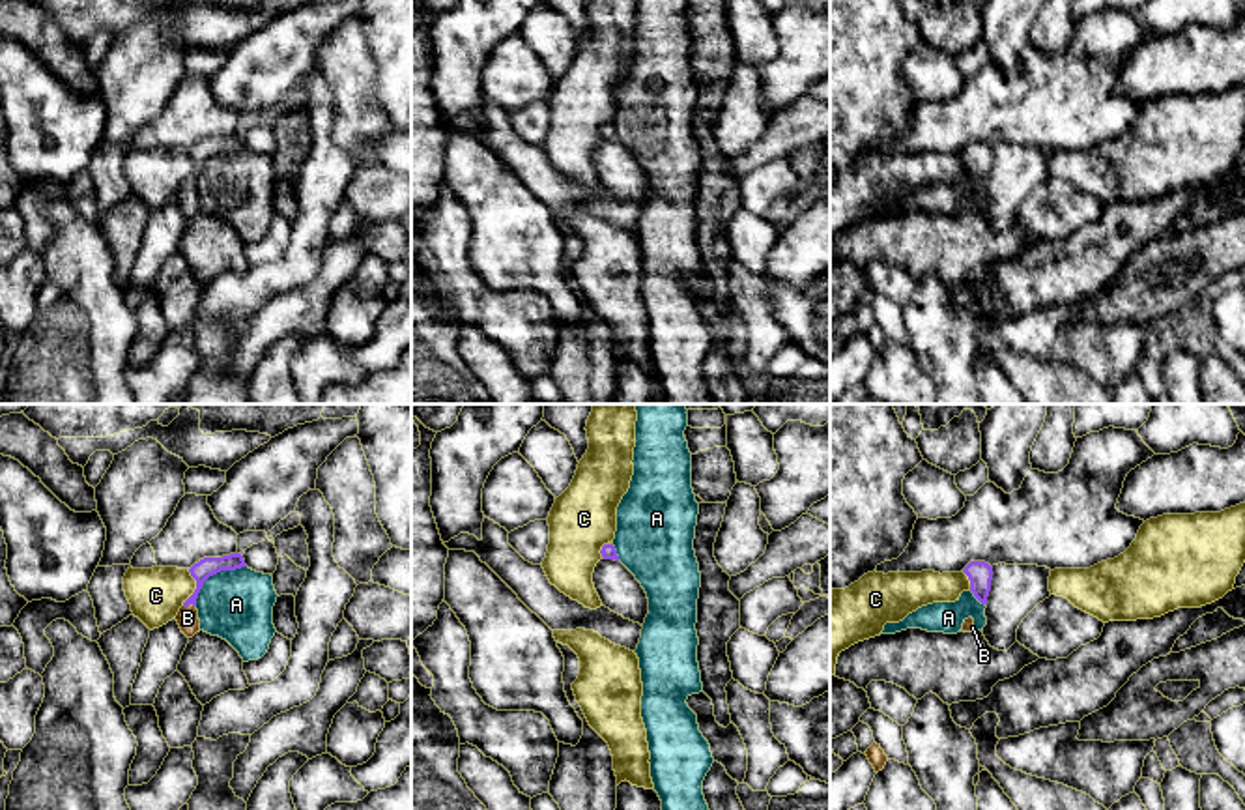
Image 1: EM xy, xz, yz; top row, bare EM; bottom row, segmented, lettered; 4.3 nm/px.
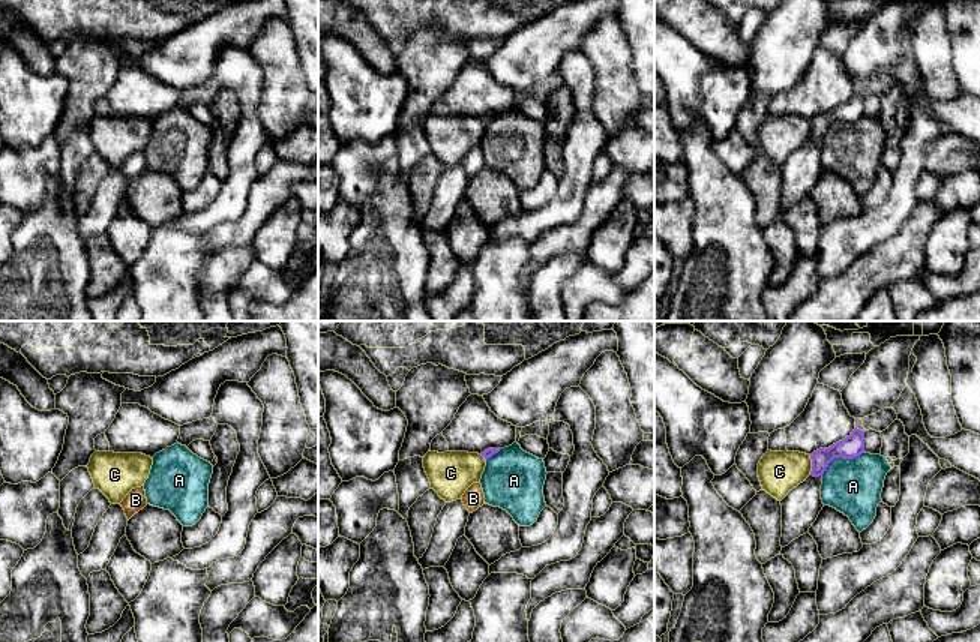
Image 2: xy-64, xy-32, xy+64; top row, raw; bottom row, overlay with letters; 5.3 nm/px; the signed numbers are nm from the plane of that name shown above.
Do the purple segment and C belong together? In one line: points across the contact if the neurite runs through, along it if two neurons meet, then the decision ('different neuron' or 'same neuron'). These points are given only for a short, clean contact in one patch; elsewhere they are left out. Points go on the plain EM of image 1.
border along xy (189, 150), (195, 173), (182, 186); different neuron

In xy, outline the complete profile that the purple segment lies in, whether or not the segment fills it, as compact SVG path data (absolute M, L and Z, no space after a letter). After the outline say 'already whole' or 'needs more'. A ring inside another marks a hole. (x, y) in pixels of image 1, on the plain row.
M236 133L230 137L222 137L222 138L204 138L189 150L191 157L196 161L196 170L183 183L183 187L179 189L179 193L176 196L176 202L187 219L193 219L196 213L200 213L196 180L198 180L198 174L200 174L204 163L221 152L236 152L241 148L247 148L245 140L241 135Z; needs more

